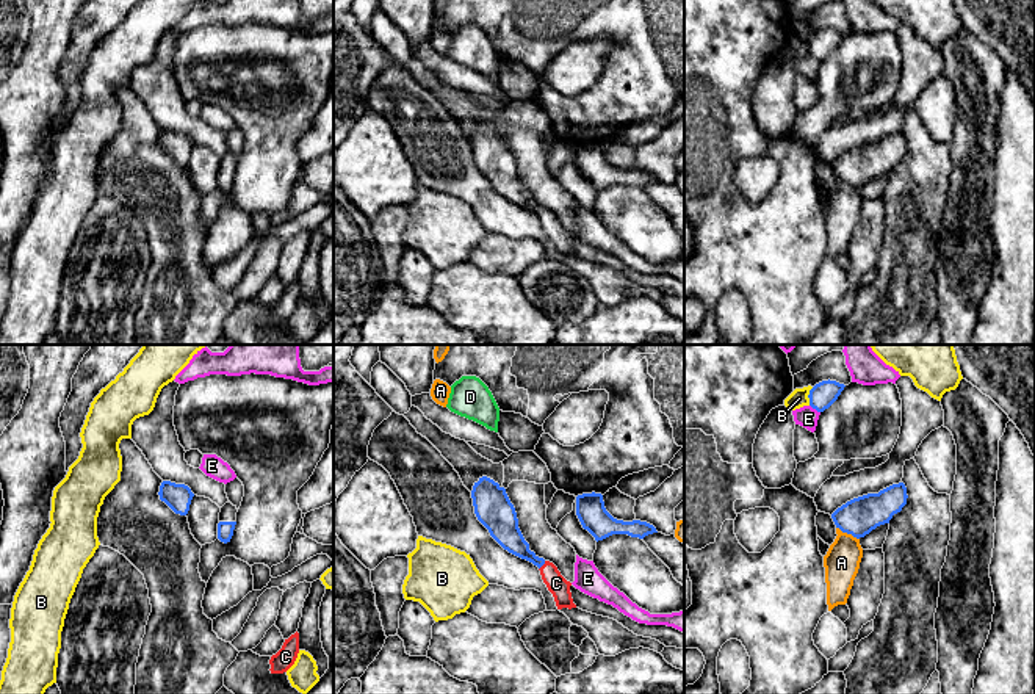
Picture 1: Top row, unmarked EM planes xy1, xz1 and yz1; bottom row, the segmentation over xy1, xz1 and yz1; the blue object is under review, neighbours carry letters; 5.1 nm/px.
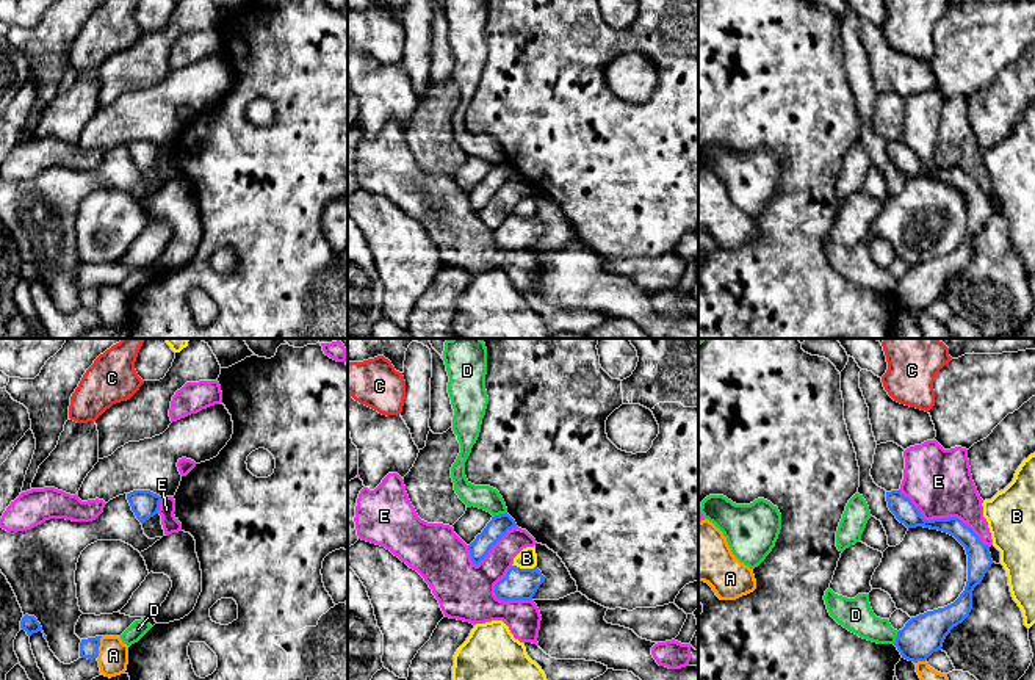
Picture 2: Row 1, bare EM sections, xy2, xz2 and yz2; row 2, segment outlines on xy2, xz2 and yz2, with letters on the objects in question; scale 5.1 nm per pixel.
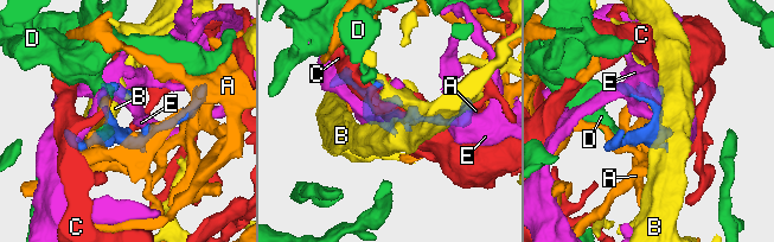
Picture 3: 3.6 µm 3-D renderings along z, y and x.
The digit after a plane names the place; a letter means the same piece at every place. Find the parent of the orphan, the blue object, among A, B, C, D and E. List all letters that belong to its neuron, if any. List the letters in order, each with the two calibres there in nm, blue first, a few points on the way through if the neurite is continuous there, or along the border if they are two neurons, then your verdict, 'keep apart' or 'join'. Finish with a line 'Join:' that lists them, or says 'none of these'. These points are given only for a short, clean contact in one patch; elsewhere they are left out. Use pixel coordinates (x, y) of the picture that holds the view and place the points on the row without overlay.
A: 190/180 nm | keep apart
B: 160/100 nm | along xz2 (512, 213), (520, 217), (536, 215) | keep apart
C: 140/100 nm | across xz1 (506, 180), (528, 204), (542, 213), (556, 232) | join
D: 100/130 nm | keep apart
E: 110/340 nm | keep apart
Join: C

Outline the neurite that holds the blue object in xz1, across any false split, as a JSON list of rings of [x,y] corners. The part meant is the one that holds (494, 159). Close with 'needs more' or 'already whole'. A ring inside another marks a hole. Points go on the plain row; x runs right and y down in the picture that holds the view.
[[[482,125],[474,132],[471,147],[474,163],[489,179],[490,185],[509,202],[539,216],[542,229],[553,243],[557,258],[576,257],[570,241],[572,232],[561,224],[553,211],[539,207],[529,199],[529,193],[518,177],[517,161],[506,138],[493,128]]]; needs more

